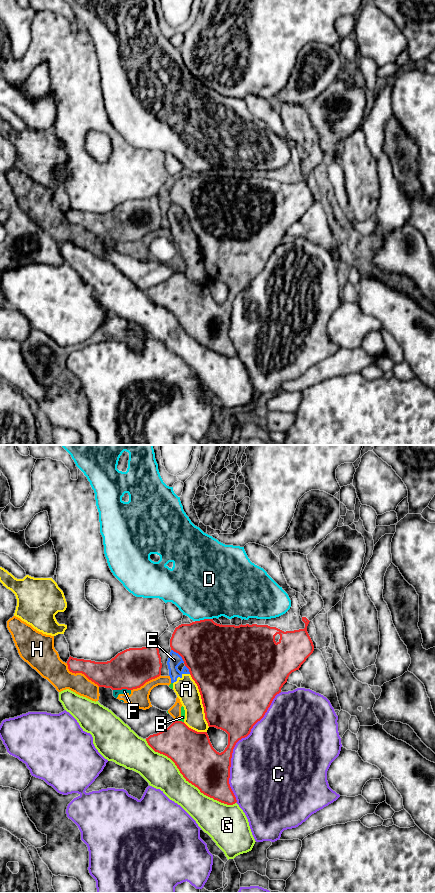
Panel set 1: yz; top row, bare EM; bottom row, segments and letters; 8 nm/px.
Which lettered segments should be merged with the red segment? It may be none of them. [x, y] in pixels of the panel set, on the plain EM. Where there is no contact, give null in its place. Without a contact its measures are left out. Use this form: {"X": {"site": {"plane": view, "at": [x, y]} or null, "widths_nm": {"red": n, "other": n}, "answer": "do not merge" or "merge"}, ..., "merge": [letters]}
{"A": {"site": {"plane": "yz", "at": [202, 252]}, "widths_nm": {"red": 500, "other": 180}, "answer": "do not merge"}, "B": {"site": {"plane": "yz", "at": [179, 273]}, "widths_nm": {"red": 320, "other": 40}, "answer": "do not merge"}, "C": {"site": {"plane": "yz", "at": [234, 298]}, "widths_nm": {"red": 320, "other": 480}, "answer": "do not merge"}, "D": {"site": {"plane": "yz", "at": [204, 171]}, "widths_nm": {"red": 440, "other": 500}, "answer": "do not merge"}, "E": {"site": {"plane": "yz", "at": [179, 206]}, "widths_nm": {"red": 460, "other": 110}, "answer": "do not merge"}, "F": {"site": {"plane": "yz", "at": [121, 241]}, "widths_nm": {"red": 320, "other": 50}, "answer": "do not merge"}, "G": {"site": {"plane": "yz", "at": [187, 332]}, "widths_nm": {"red": 340, "other": 260}, "answer": "do not merge"}, "H": {"site": {"plane": "yz", "at": [81, 224]}, "widths_nm": {"red": 220, "other": 200}, "answer": "do not merge"}, "merge": []}

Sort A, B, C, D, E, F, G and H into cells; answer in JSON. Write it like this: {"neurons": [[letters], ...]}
{"neurons": [["A", "E"], ["B", "F", "H"], ["C"], ["D"], ["G"]]}

